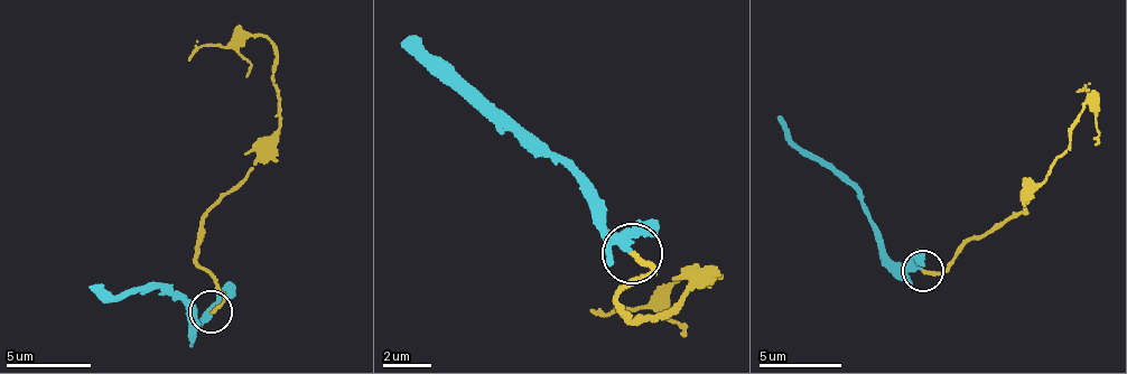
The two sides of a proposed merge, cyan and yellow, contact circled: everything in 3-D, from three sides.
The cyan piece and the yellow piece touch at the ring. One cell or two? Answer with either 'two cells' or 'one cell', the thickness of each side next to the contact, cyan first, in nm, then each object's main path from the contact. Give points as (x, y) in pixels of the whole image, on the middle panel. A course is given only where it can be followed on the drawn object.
one cell; 320 nm thick on the cyan side, 200 nm on the other; cyan runs (627, 254), (569, 173), (399, 44); yellow runs (633, 253), (650, 270), (616, 312), (641, 321), (720, 278), (704, 265), (640, 307), (589, 308)

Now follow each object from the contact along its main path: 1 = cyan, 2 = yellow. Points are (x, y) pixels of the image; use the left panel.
1: (207, 310), (196, 323), (183, 300), (156, 289), (118, 300), (87, 284)
2: (212, 310), (221, 297), (195, 239), (279, 123), (275, 56), (269, 39), (250, 36), (195, 48), (188, 61)

